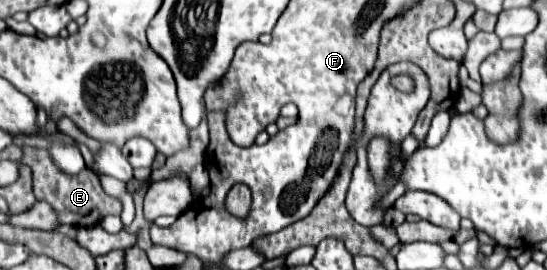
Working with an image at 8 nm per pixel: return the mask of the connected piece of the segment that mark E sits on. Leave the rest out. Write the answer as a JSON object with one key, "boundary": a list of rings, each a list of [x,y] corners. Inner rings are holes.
{"boundary":[[[23,147],[21,161],[29,165],[33,171],[33,193],[37,201],[47,201],[57,211],[59,223],[73,225],[73,227],[93,227],[101,223],[103,217],[107,215],[121,215],[121,209],[123,209],[121,201],[103,191],[99,177],[91,169],[85,169],[75,177],[65,175],[57,171],[57,167],[51,163],[45,149],[35,149],[35,147]]]}

